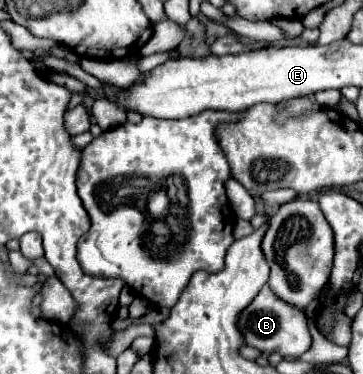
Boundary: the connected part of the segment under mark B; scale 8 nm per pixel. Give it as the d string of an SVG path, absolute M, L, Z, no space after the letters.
M263 286L263 290L255 296L255 300L241 312L239 330L243 332L245 342L249 346L261 350L265 356L271 354L271 352L279 352L285 358L299 358L311 346L311 336L309 336L309 330L307 330L305 312L281 302L269 290L269 286Z

